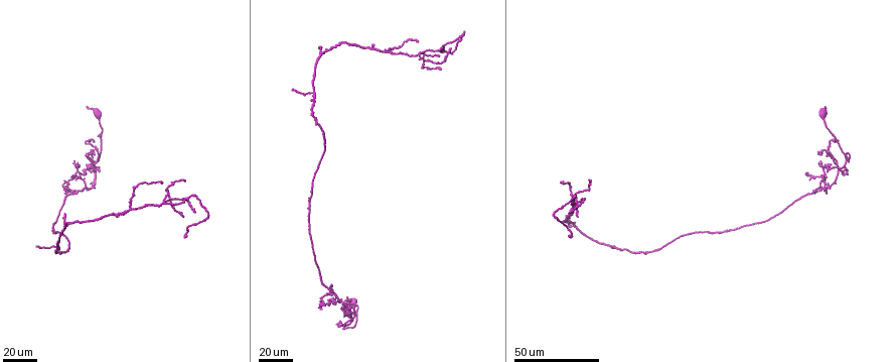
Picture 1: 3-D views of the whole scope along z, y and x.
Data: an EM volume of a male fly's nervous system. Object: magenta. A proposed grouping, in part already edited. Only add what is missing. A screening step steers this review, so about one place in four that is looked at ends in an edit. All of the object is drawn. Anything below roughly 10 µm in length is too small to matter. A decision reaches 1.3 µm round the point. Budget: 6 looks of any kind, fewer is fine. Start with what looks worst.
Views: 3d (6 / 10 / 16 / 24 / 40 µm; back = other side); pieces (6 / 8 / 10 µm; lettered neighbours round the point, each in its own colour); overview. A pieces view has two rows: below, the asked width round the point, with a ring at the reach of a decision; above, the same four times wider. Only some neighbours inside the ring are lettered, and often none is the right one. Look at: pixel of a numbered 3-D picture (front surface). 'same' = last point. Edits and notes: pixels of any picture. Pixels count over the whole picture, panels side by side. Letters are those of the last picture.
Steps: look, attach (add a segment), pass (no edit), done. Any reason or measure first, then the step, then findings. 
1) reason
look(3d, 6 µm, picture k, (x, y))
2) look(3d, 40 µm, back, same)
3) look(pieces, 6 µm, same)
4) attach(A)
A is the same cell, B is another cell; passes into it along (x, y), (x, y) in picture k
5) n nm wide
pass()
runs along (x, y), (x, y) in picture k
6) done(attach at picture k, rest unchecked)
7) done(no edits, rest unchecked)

end of a long branch
look(3d, 24 µm, picture 1, (184, 215))

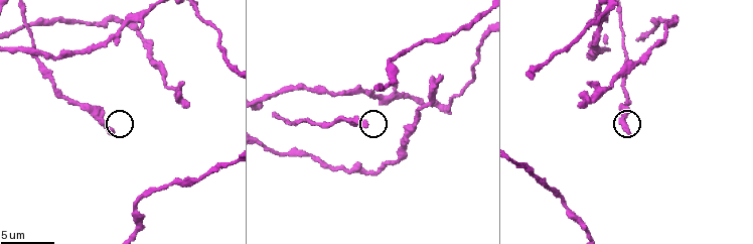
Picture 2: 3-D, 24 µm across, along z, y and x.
see the neighbours
look(pieces, 8 µm, picture 2, (628, 133))

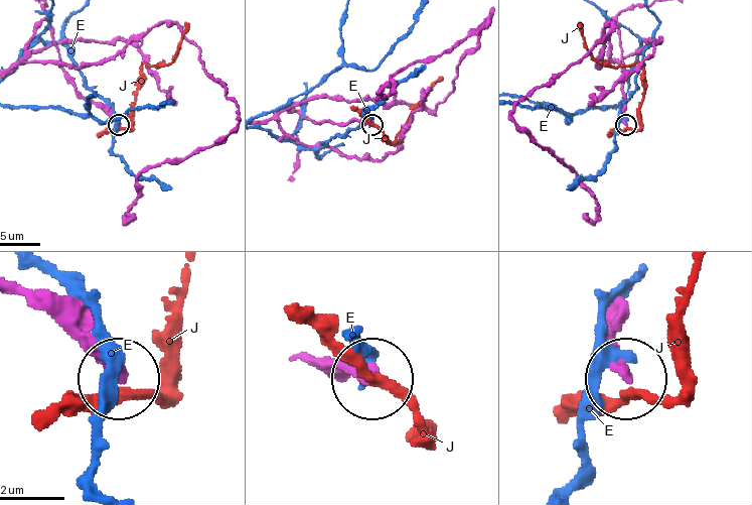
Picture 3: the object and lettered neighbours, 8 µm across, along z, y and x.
pass()
E and J are other cells; none of them fits

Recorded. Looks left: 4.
stops while still wide
look(3d, 24 µm, picture 1, (563, 184))

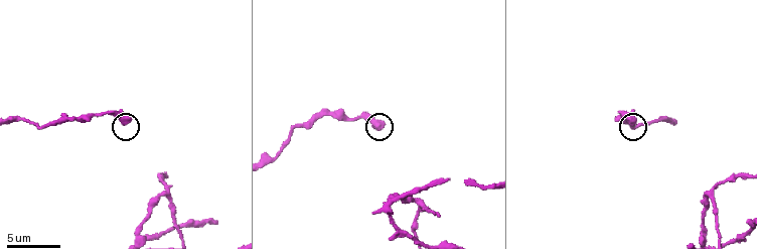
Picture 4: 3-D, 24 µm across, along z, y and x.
closer look
look(3d, 10 µm, picture 4, (381, 124))

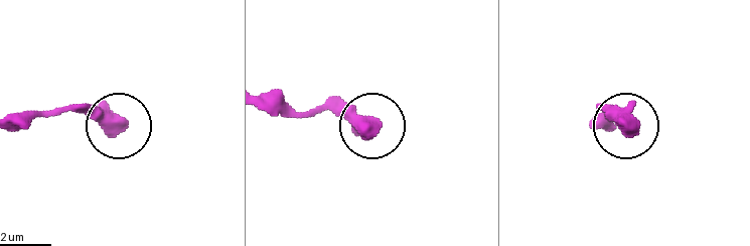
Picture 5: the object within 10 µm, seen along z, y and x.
look(pieces, 10 µm, picture 5, (378, 124))

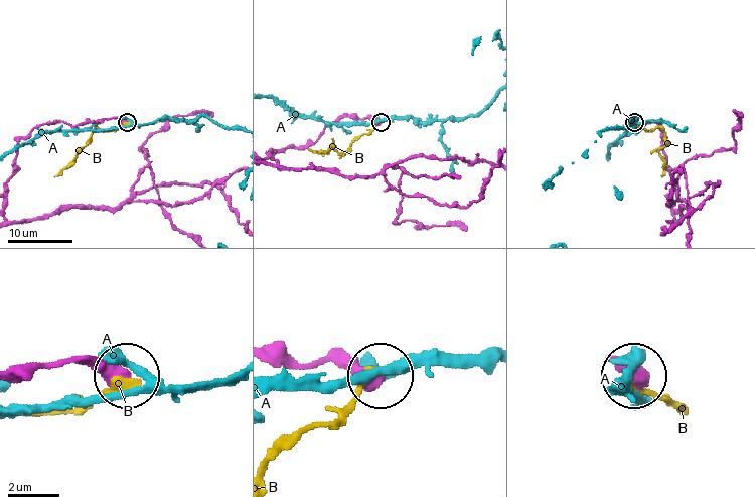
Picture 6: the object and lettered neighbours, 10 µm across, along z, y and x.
560 nm wide
pass()
A and B are other cells; runs along (21, 371), (100, 364), (123, 375) in picture 6; no lettered segment goes on from it

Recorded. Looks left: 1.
done(no edits, rest unchecked)

